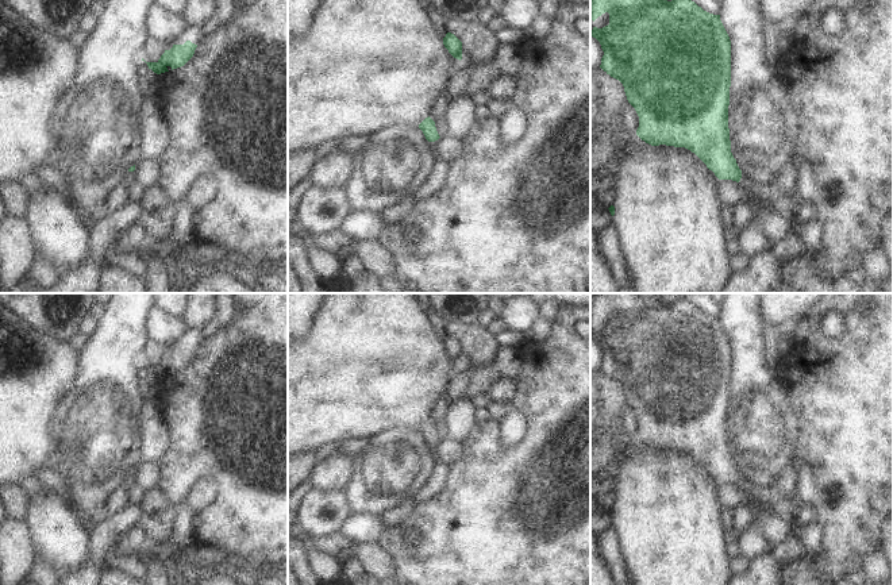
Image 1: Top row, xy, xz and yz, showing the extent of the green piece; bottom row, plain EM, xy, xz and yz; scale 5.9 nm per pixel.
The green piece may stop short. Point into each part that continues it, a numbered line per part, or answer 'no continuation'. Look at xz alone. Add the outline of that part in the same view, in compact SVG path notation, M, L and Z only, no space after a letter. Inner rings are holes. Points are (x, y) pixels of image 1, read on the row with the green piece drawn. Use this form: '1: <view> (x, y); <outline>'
1: xz (432, 146); M426 139L426 143L427 143L427 146L428 146L430 151L431 151L432 158L436 159L438 158L438 141L428 142Z

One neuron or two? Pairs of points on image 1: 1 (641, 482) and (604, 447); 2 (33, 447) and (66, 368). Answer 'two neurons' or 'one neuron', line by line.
1: two neurons
2: one neuron

